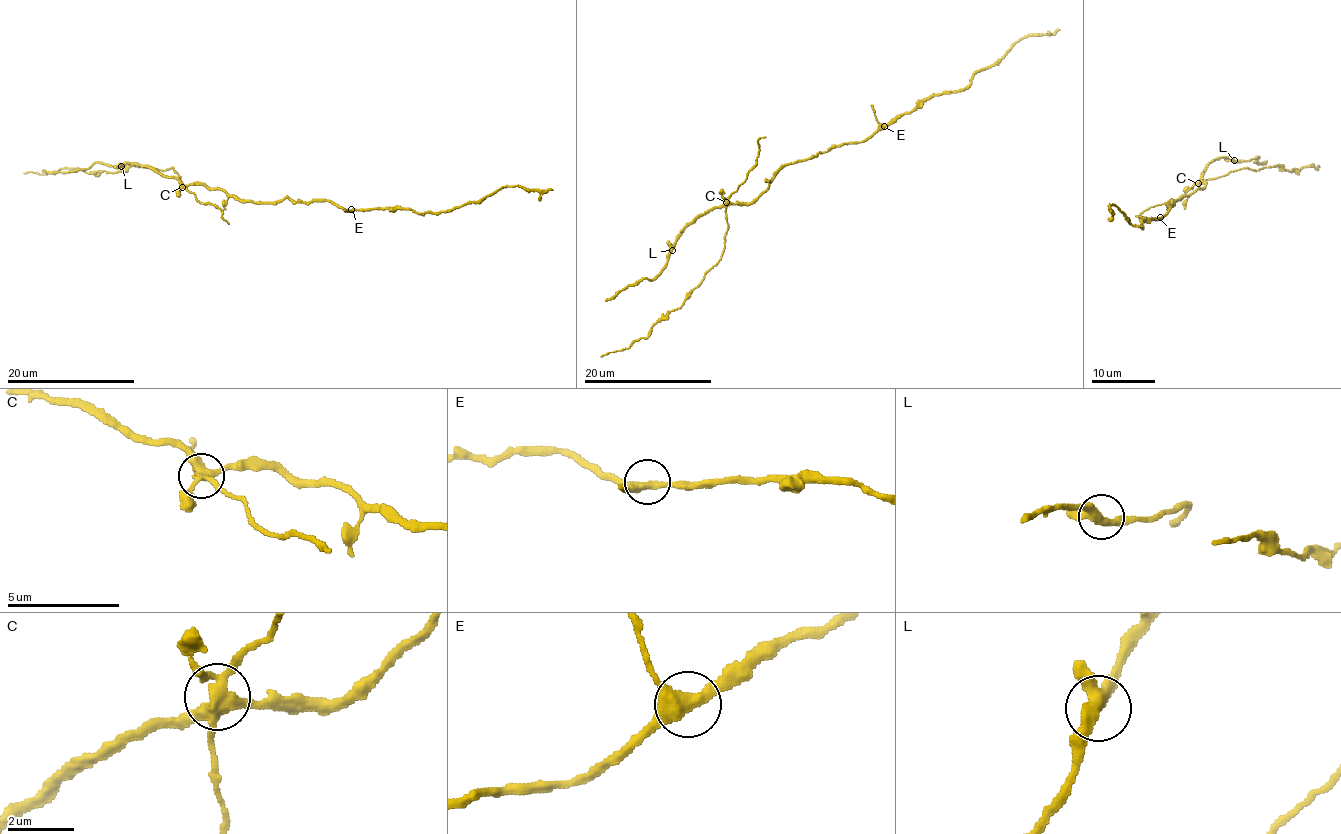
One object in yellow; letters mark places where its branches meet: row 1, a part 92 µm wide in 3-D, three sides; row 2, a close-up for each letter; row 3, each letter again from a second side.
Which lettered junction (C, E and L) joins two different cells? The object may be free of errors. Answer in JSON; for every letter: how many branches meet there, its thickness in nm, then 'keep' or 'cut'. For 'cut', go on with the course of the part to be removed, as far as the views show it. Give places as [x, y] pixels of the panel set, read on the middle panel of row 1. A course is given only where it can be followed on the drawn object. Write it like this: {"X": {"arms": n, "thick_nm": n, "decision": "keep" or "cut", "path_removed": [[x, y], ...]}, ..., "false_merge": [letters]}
{"C": {"arms": 5, "thick_nm": 360, "decision": "cut", "path_removed": [[727, 202], [729, 227], [724, 252], [704, 280], [646, 337], [600, 356]]}, "E": {"arms": 3, "thick_nm": 360, "decision": "keep"}, "L": {"arms": 3, "thick_nm": 340, "decision": "keep"}, "false_merge": ["C"]}

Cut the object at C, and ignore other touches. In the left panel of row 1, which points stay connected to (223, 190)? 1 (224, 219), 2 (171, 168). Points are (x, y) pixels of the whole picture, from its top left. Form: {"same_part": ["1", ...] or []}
{"same_part": []}

